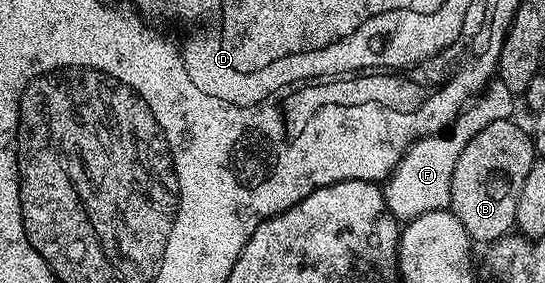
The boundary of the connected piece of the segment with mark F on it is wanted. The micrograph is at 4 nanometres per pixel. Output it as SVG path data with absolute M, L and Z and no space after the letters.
M491 82L473 102L462 107L454 122L445 131L413 140L394 172L381 184L384 201L392 217L397 219L399 224L405 225L424 213L447 210L452 197L452 173L456 169L456 161L464 150L464 145L468 145L468 141L472 141L472 137L476 137L476 133L480 133L484 125L511 118L515 114L514 103L516 96L512 89L508 89L508 85Z

